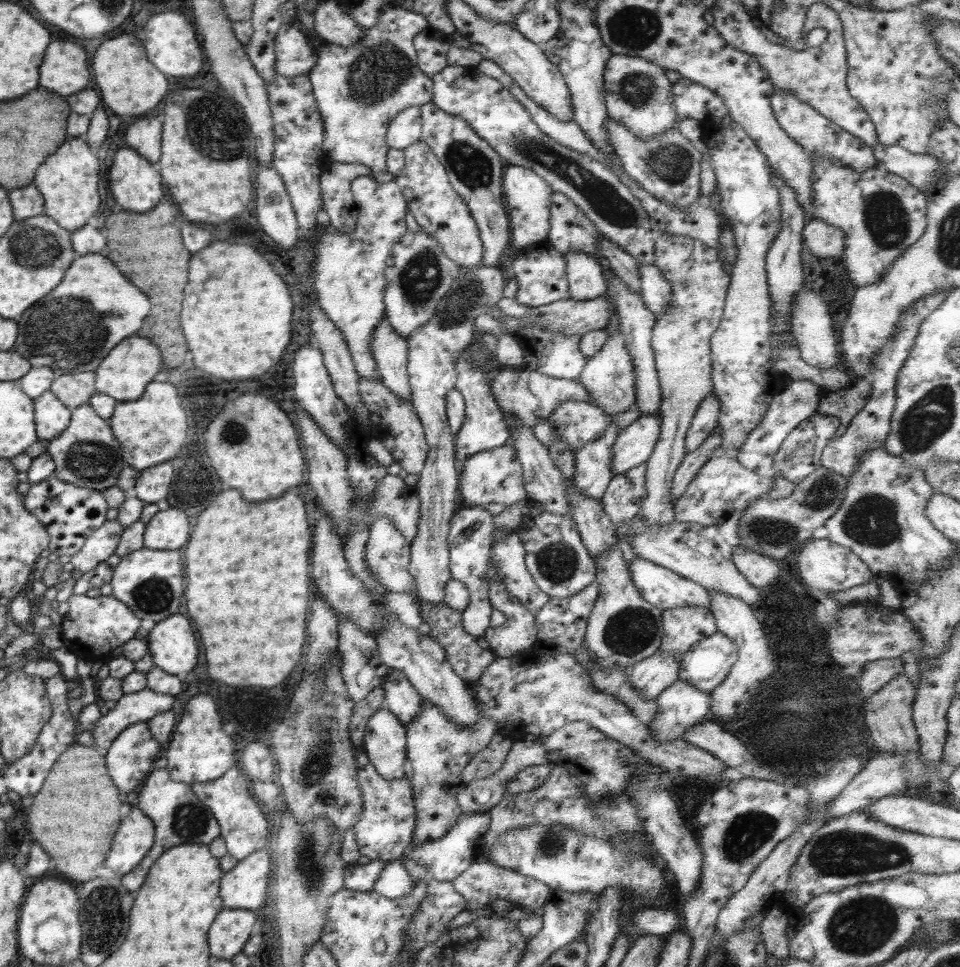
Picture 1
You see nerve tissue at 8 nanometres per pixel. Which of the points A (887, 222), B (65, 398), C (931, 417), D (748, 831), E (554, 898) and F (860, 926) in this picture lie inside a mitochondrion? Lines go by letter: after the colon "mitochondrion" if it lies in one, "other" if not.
A: mitochondrion
B: other
C: mitochondrion
D: mitochondrion
E: other
F: mitochondrion

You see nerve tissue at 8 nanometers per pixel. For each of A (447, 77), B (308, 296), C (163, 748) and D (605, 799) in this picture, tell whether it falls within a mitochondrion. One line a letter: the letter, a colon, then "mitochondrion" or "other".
A: other
B: other
C: other
D: mitochondrion

